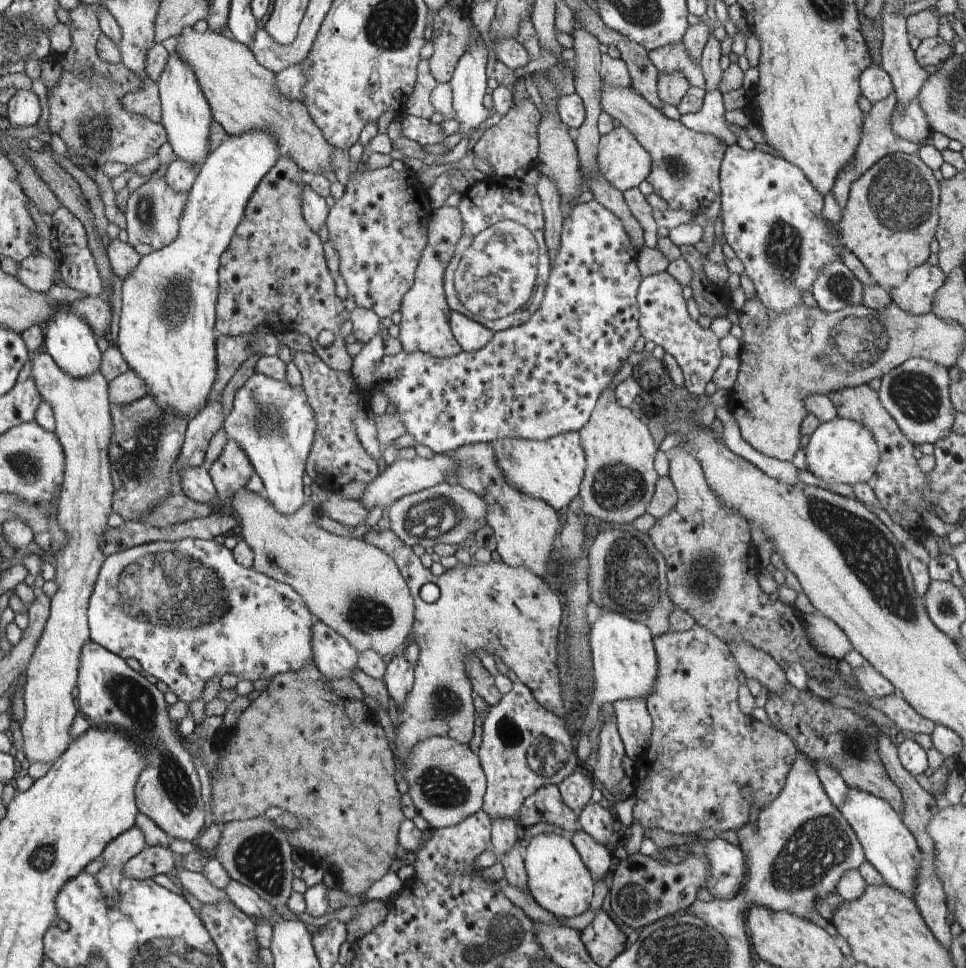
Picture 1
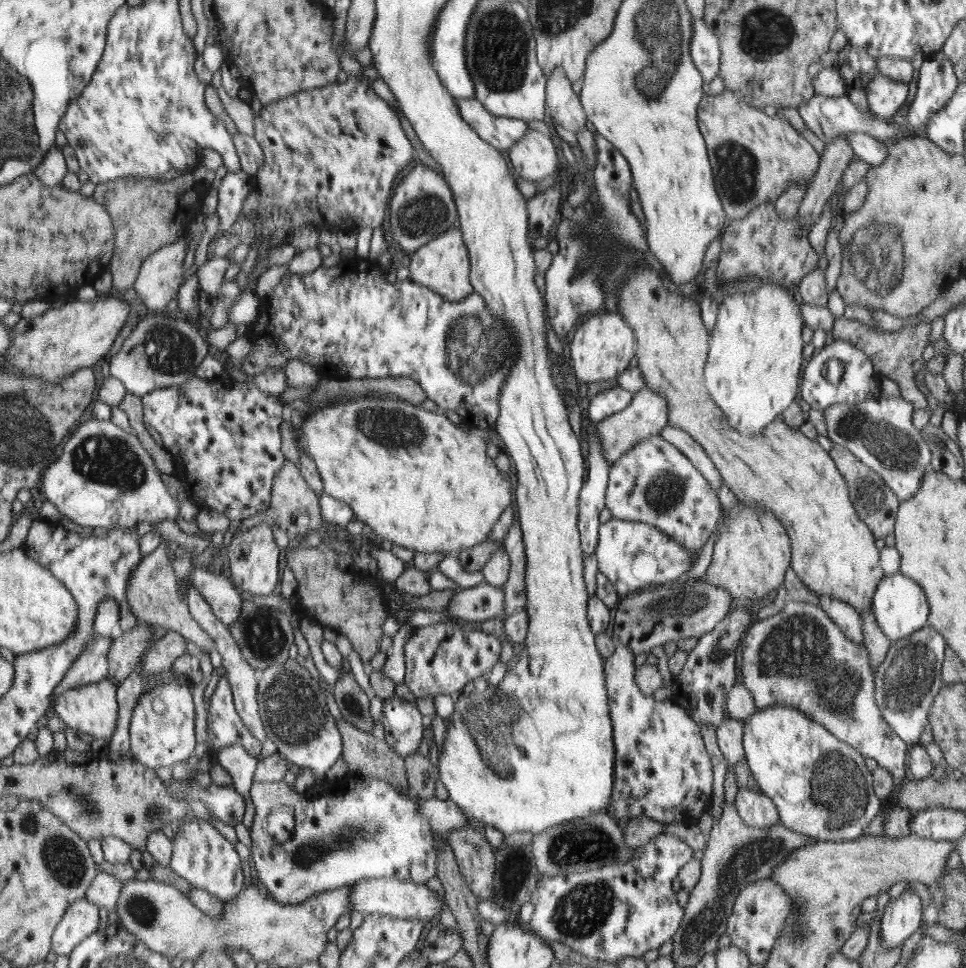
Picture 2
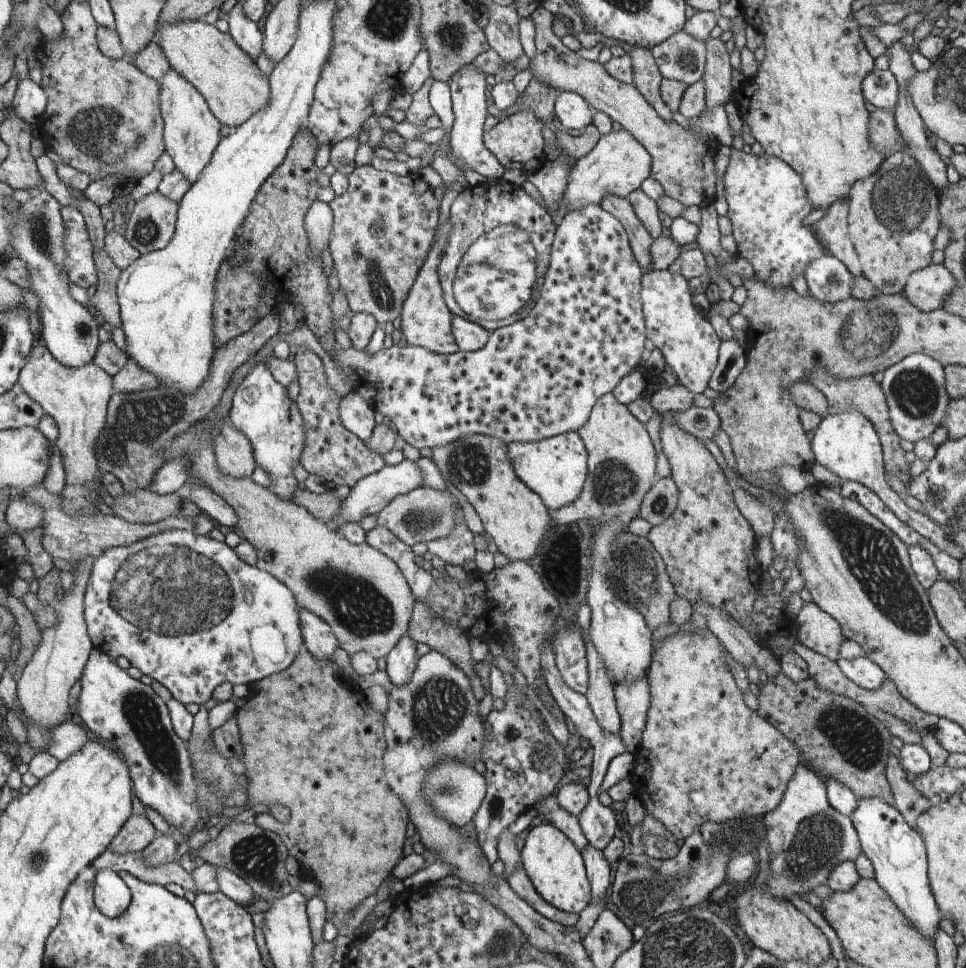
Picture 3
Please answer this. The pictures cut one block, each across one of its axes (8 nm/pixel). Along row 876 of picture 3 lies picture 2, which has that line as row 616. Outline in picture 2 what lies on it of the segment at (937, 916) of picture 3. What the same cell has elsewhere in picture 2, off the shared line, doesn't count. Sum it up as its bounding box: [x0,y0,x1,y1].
[871,572,930,643]

